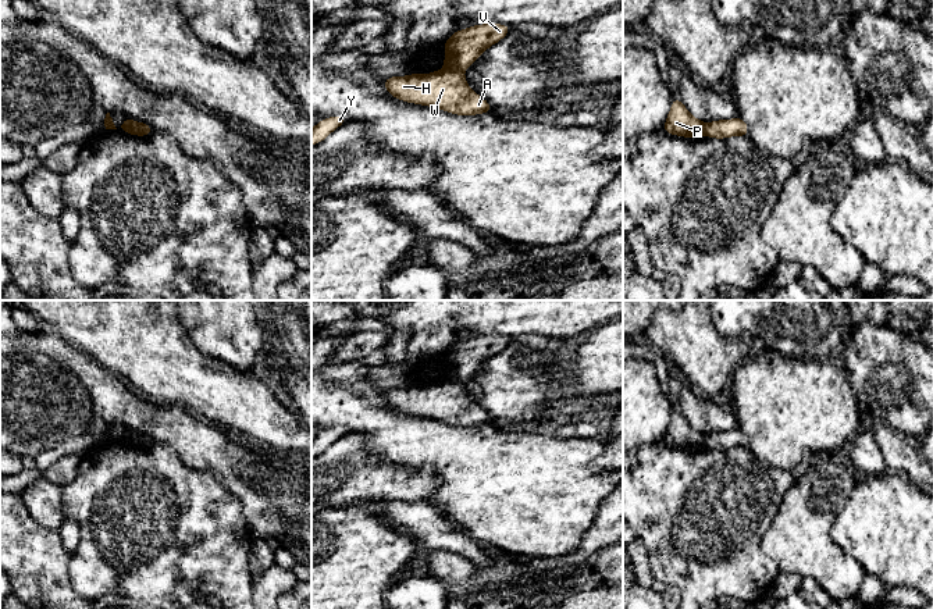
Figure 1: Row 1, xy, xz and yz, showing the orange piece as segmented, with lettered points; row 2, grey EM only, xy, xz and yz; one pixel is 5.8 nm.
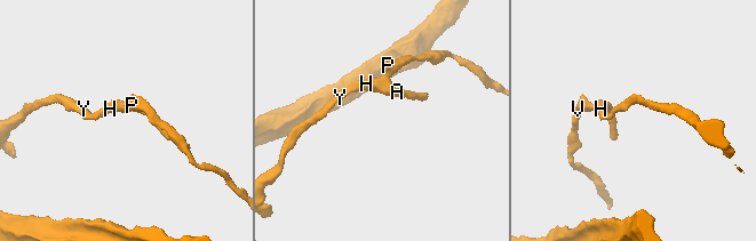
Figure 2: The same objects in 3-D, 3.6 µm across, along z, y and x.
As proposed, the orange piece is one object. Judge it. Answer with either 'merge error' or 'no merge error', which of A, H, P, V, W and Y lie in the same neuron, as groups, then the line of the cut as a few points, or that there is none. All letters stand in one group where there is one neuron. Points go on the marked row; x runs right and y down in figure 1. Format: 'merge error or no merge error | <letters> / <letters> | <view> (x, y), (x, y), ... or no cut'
merge error | A H W Y / P V | xz (445, 67), (462, 72)

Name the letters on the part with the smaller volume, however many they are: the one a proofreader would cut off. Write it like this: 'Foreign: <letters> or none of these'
Foreign: P, V

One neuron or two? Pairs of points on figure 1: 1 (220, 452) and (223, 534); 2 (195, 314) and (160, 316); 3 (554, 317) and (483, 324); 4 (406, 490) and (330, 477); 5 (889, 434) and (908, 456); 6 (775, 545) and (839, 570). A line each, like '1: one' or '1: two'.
1: two
2: two
3: one
4: one
5: one
6: one

